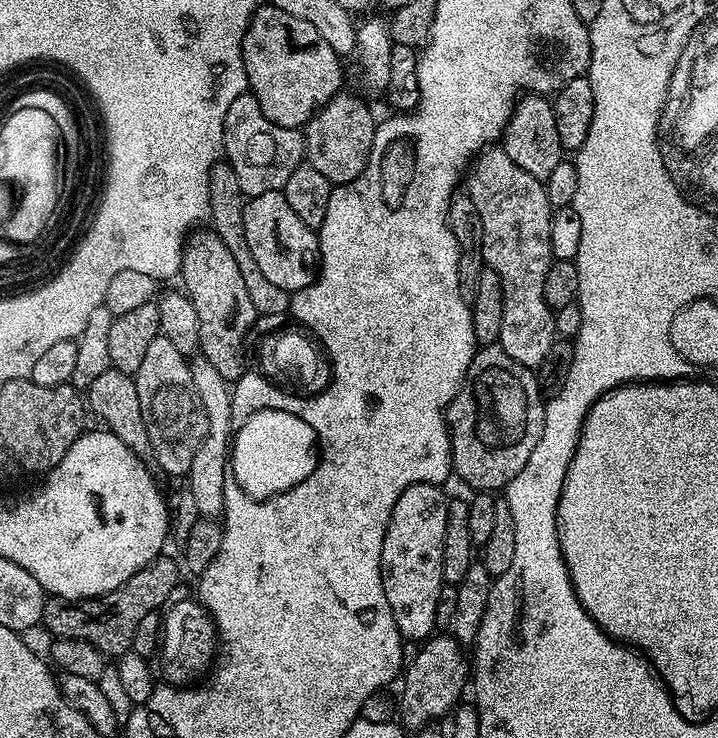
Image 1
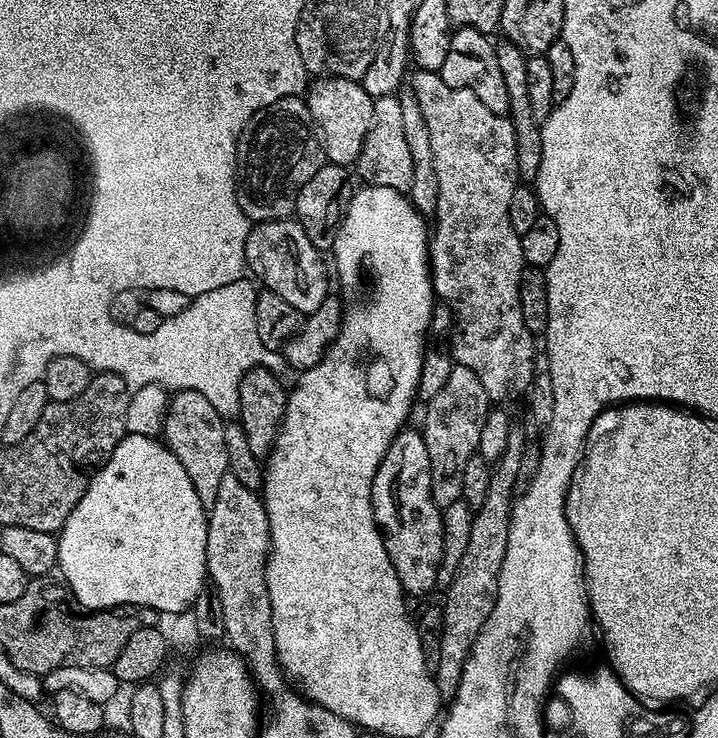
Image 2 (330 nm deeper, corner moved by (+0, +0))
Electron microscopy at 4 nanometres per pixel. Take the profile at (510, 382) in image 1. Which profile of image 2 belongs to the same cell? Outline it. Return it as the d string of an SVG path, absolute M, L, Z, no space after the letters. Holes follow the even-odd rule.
M456 364L450 370L450 378L442 385L442 390L434 394L434 398L427 401L424 412L424 441L426 442L426 454L430 454L430 466L432 467L432 497L434 502L441 506L461 499L462 474L460 471L470 462L470 458L477 455L479 435L482 432L483 423L490 411L490 401L486 390L482 390L482 382L478 382L478 374L474 370L466 370L466 366Z

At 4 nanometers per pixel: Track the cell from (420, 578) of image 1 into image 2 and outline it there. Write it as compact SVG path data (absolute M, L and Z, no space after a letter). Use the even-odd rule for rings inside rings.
M405 427L390 442L390 450L386 450L386 458L378 466L372 483L372 513L376 519L376 527L384 537L386 554L390 554L390 562L394 566L394 574L398 574L398 582L409 597L420 596L423 592L433 591L438 578L438 566L442 562L442 508L432 497L432 467L430 454L426 454L426 442L423 431Z

